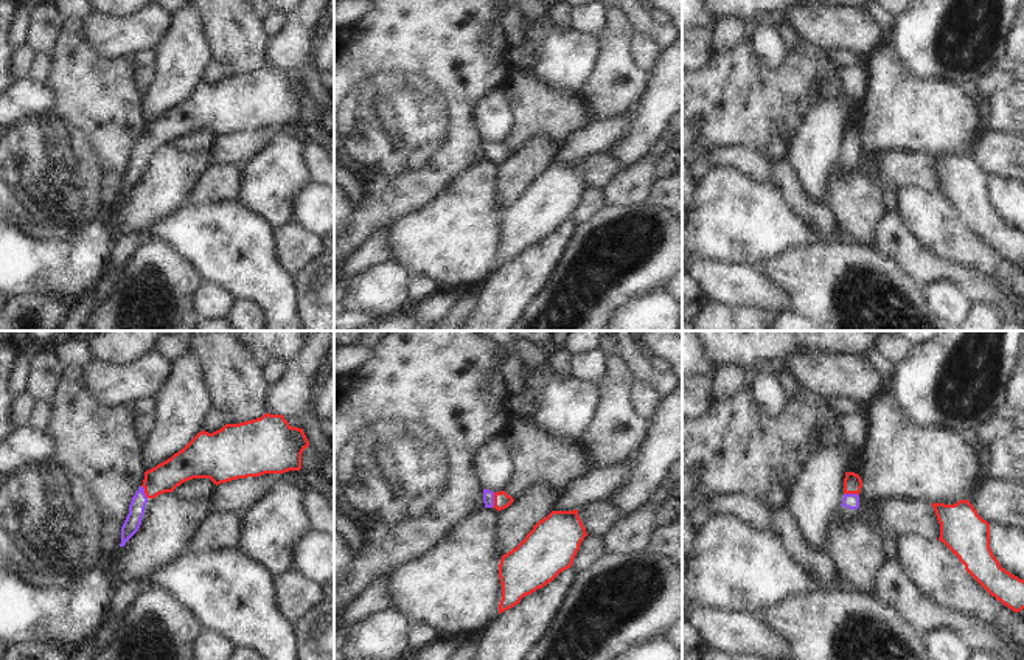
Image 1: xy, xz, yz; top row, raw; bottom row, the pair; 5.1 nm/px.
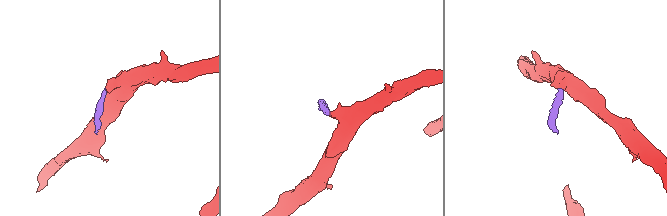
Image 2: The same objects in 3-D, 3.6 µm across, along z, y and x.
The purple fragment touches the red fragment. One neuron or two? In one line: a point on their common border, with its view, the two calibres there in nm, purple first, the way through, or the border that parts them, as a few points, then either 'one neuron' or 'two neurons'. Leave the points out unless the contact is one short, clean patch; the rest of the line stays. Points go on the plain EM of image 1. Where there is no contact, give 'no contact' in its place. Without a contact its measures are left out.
contact xz (493, 152); calibres 60 and 90 nm; way xz (488, 148), (493, 152), (502, 152); one neuron

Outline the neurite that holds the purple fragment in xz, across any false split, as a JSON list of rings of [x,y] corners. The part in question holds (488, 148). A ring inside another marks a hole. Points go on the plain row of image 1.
[[[483,141],[485,160],[496,160],[497,163],[502,163],[508,160],[513,154],[513,149],[508,148],[505,143],[493,144],[489,141]]]

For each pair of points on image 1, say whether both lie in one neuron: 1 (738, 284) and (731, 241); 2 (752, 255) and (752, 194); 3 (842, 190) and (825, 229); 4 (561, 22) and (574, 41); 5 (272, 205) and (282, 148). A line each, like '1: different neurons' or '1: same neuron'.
1: different neurons
2: same neuron
3: different neurons
4: different neurons
5: same neuron

